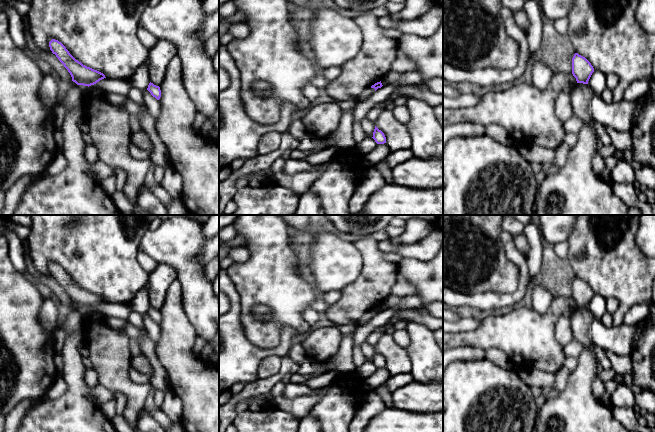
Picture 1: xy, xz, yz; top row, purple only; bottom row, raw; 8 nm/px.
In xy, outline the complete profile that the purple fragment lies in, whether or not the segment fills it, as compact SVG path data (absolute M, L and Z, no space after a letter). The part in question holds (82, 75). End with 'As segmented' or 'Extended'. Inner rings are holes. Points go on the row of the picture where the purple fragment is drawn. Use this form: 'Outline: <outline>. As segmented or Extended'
Outline: M52 39L49 42L50 50L59 61L64 65L72 77L72 81L77 85L91 86L106 78L105 75L97 70L83 65L76 60L58 40Z. As segmented

